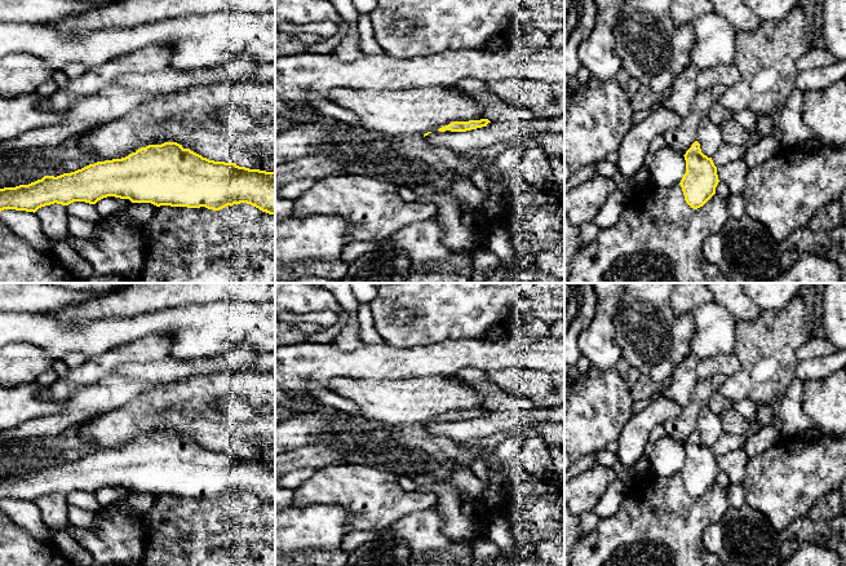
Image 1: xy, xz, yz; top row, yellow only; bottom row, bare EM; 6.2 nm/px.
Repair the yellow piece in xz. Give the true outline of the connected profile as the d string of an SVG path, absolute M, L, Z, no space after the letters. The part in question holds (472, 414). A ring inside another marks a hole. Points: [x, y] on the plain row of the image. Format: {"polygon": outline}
{"polygon": "M480 408L480 410L469 410L469 411L453 411L446 416L439 417L439 421L466 421L477 417L486 416L488 412L491 412L488 408Z"}

